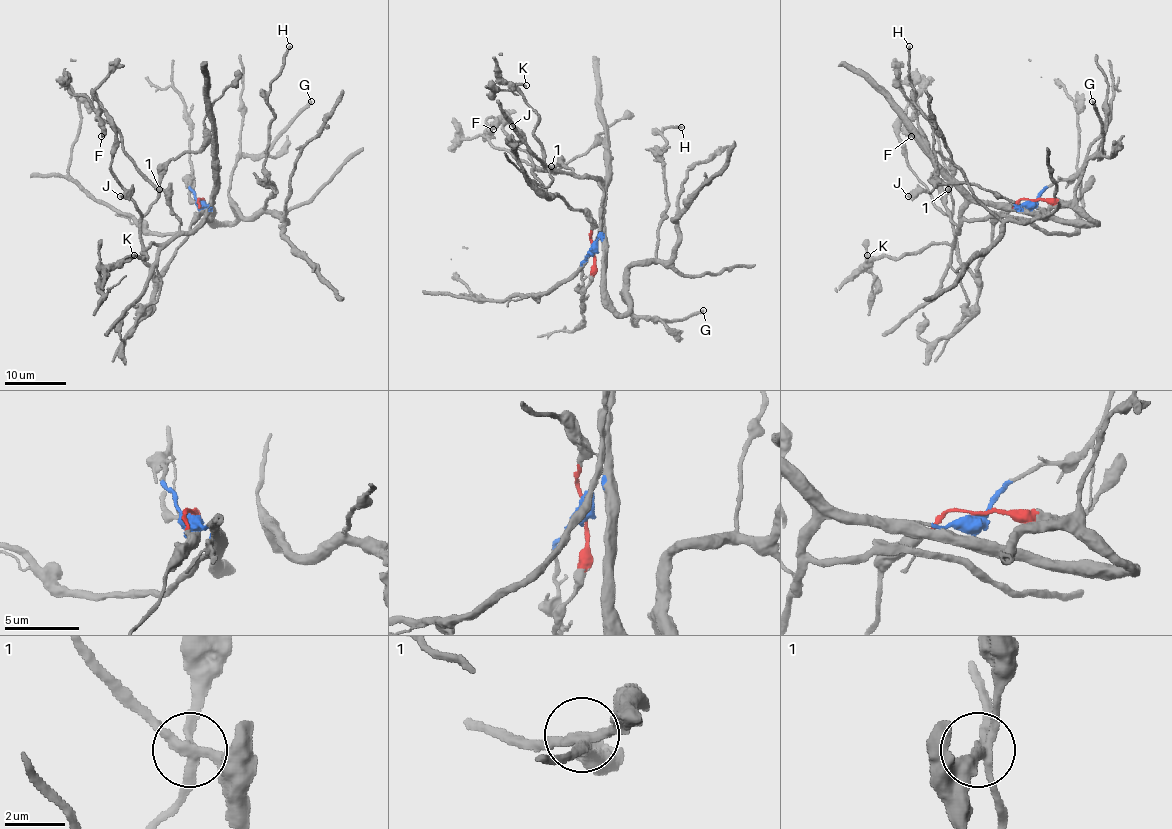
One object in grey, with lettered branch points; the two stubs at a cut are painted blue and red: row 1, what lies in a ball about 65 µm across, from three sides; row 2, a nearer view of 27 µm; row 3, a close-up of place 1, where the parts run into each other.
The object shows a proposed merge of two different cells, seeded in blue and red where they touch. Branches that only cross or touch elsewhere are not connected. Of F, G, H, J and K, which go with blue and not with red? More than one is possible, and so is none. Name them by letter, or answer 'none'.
F, G, H, K

